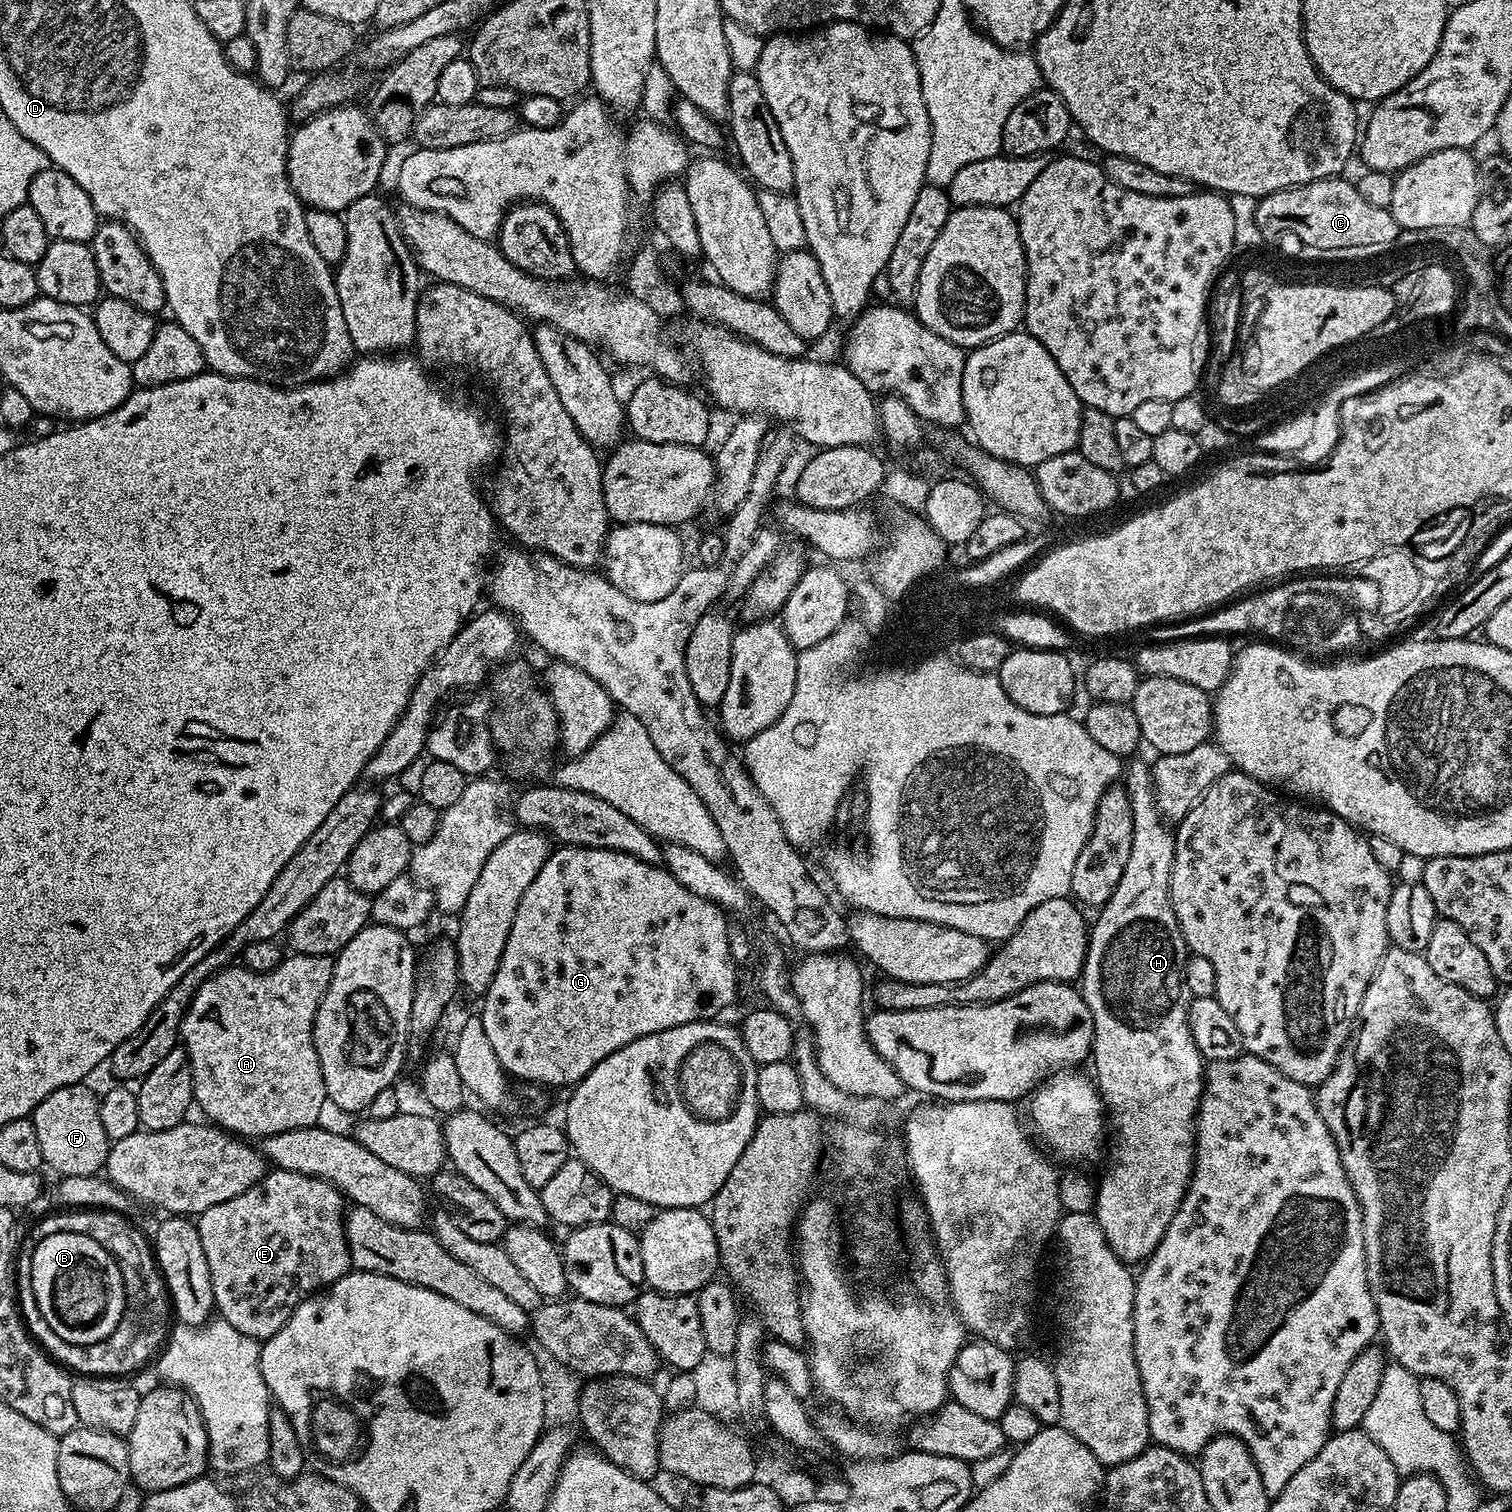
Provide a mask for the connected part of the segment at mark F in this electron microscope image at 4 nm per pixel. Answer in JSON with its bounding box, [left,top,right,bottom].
[30,1082,110,1177]

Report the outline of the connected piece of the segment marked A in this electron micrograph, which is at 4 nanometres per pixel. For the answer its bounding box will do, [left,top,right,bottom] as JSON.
[180,954,333,1138]

